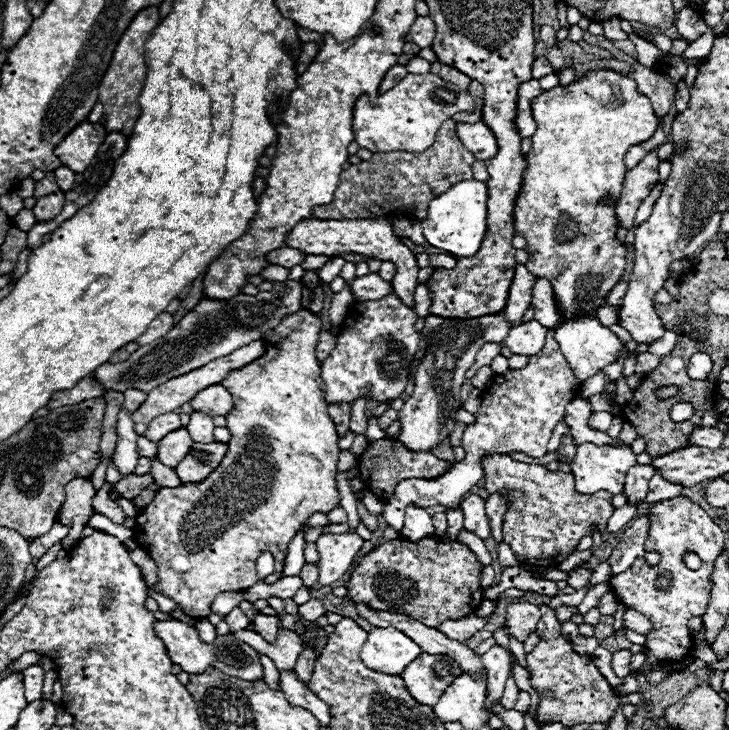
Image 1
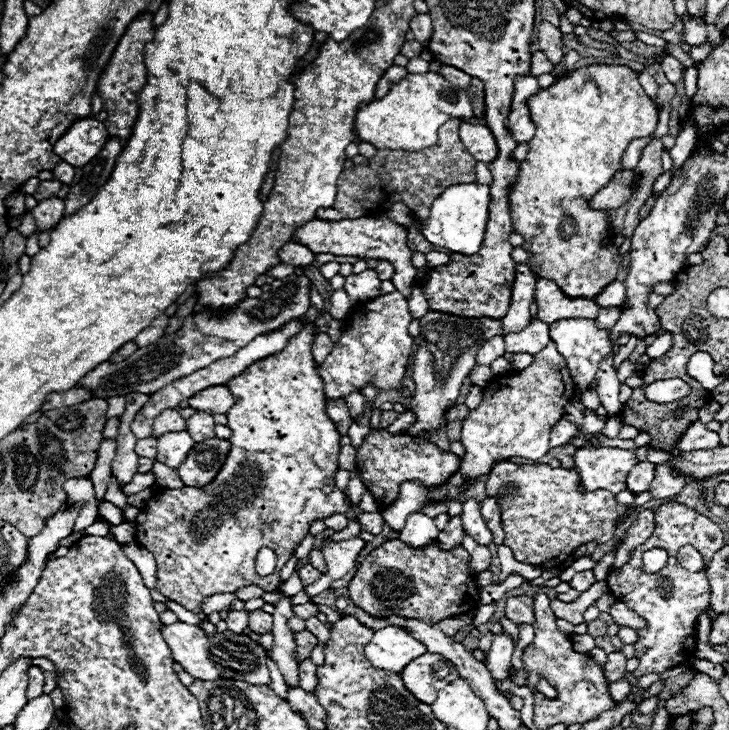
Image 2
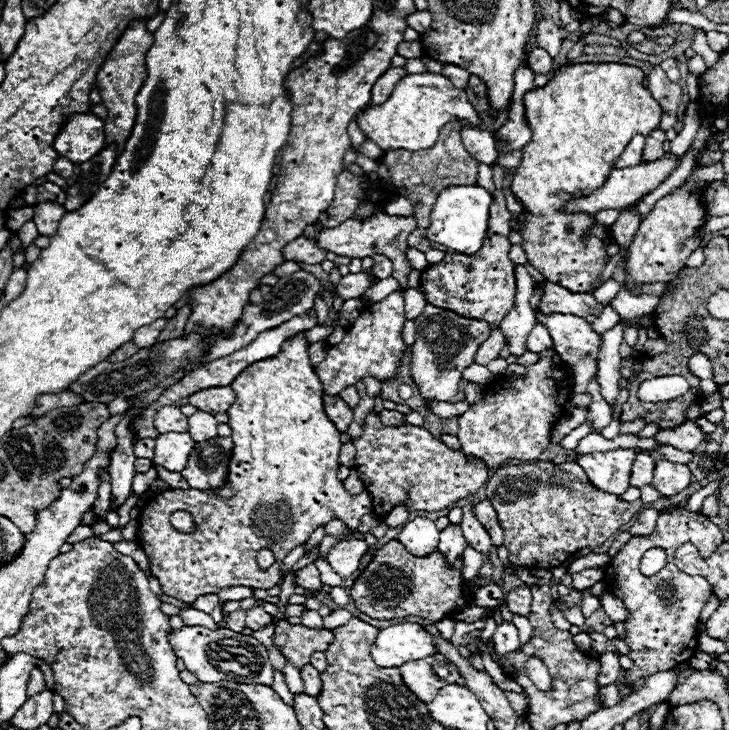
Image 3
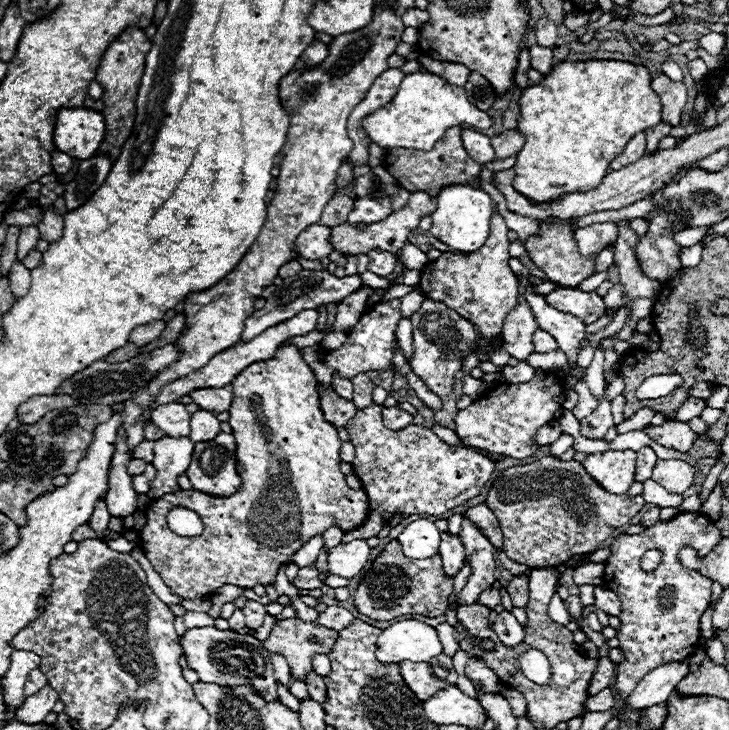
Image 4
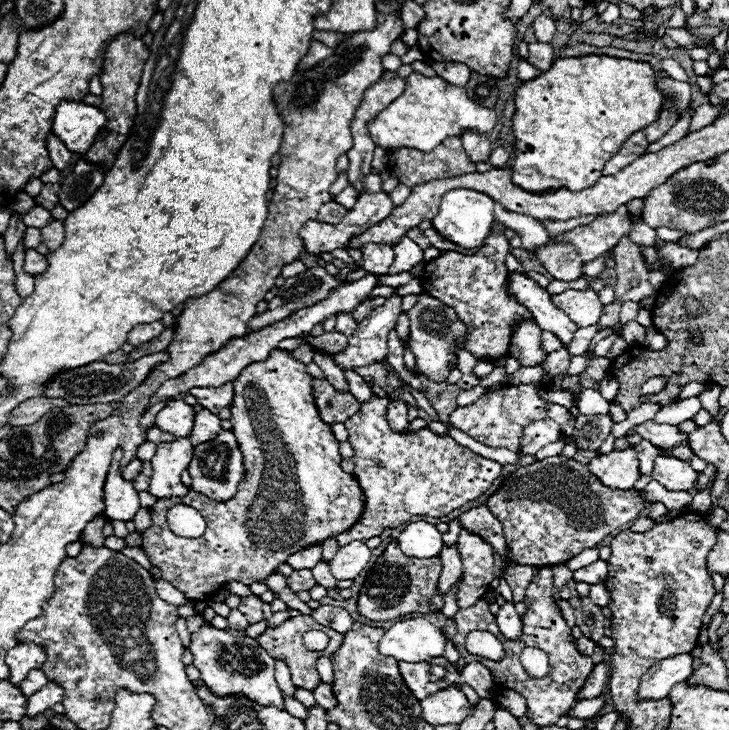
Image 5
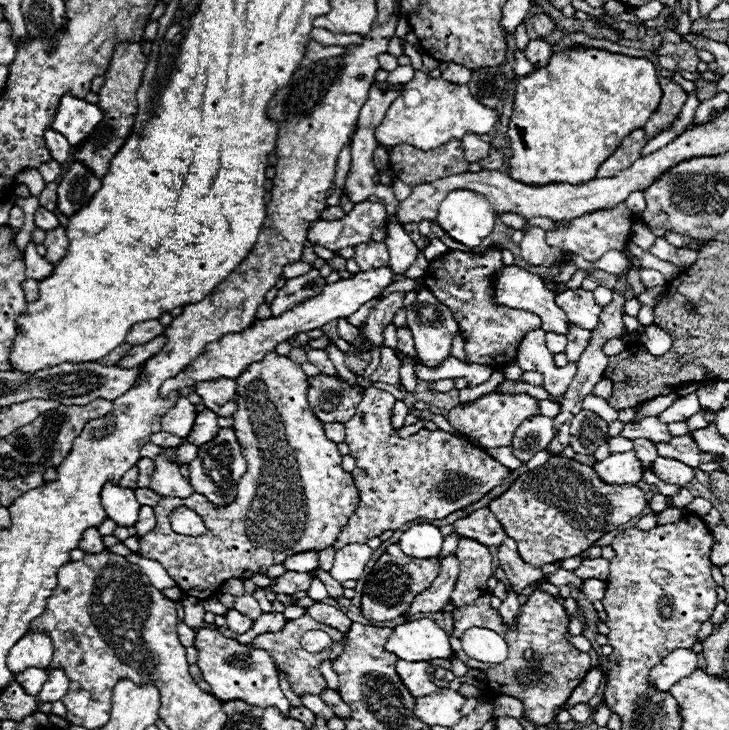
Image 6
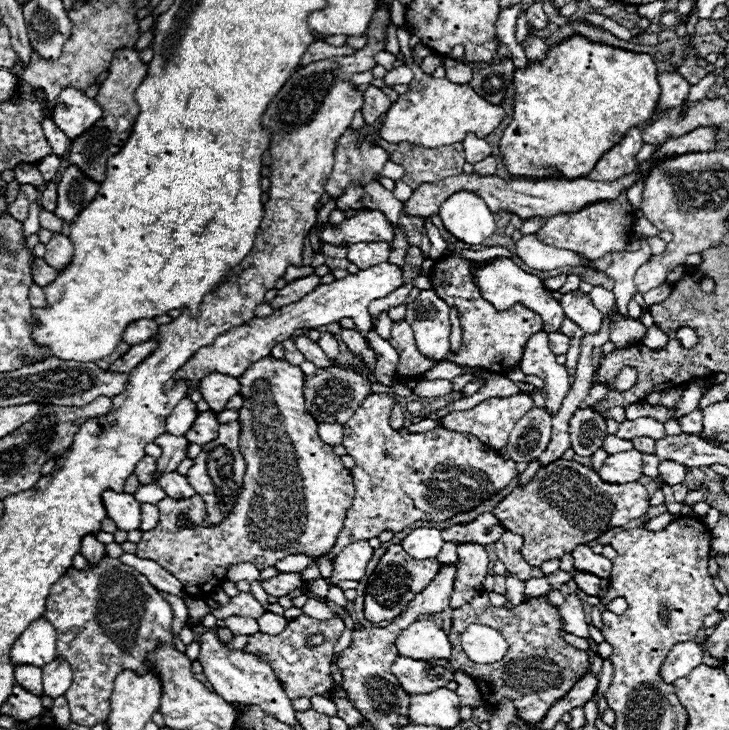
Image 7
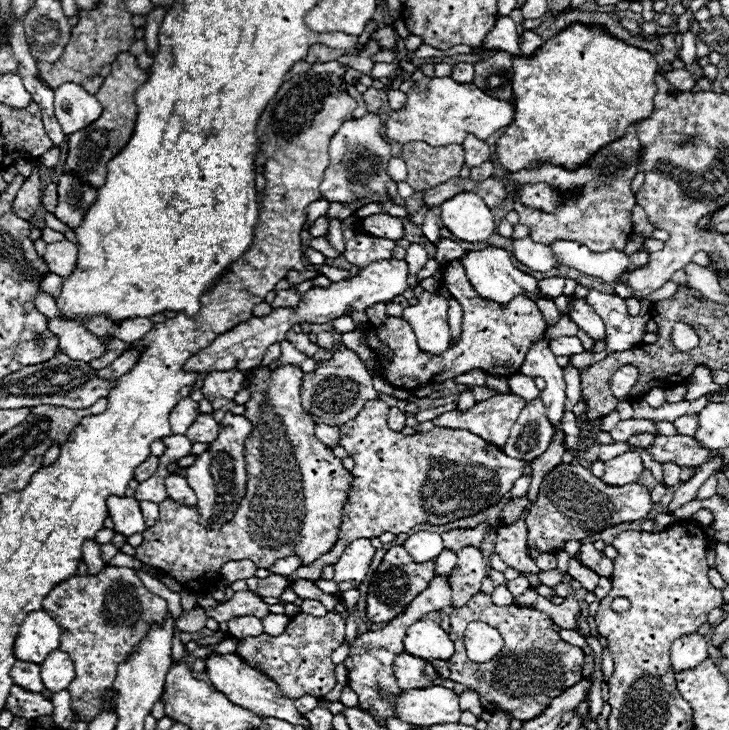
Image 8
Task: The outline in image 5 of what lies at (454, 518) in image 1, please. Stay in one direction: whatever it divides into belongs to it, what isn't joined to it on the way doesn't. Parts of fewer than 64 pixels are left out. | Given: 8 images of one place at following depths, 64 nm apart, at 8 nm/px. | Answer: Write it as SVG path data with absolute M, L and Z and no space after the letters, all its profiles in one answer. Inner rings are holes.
M444 546L440 552L440 562L442 562L442 572L438 578L438 586L436 590L440 594L446 594L452 590L452 586L456 584L456 580L462 574L462 560L458 556L458 548L456 546Z

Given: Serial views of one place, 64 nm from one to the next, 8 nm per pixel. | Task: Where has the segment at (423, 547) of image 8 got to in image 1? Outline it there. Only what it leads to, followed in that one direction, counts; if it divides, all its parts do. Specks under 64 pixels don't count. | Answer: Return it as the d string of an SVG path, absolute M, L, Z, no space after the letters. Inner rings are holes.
M408 508L400 534L410 542L420 542L422 538L434 536L436 528L432 524L432 516L424 508Z

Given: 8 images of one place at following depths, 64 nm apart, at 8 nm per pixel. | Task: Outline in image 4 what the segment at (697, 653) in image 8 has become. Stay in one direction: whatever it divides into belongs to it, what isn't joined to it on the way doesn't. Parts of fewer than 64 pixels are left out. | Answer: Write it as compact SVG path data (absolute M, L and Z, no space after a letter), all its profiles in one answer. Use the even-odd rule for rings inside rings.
M678 660L678 662L668 662L656 666L652 672L648 672L636 690L632 692L628 706L624 710L640 710L648 704L660 704L666 702L676 684L688 674L690 664L688 660Z

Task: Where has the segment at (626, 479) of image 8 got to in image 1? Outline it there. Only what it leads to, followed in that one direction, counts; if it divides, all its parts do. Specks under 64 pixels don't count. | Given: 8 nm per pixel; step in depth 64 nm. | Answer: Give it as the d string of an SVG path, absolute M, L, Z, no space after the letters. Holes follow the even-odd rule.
M586 442L576 448L572 460L576 492L594 494L606 490L610 494L620 494L632 464L636 464L636 454L626 446L596 446Z

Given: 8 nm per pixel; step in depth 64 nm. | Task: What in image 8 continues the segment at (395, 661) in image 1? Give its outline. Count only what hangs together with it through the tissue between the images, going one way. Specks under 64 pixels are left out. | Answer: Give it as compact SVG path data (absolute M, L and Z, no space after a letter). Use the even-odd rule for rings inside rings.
M418 620L406 630L404 650L426 660L450 660L454 656L454 642L436 622Z

